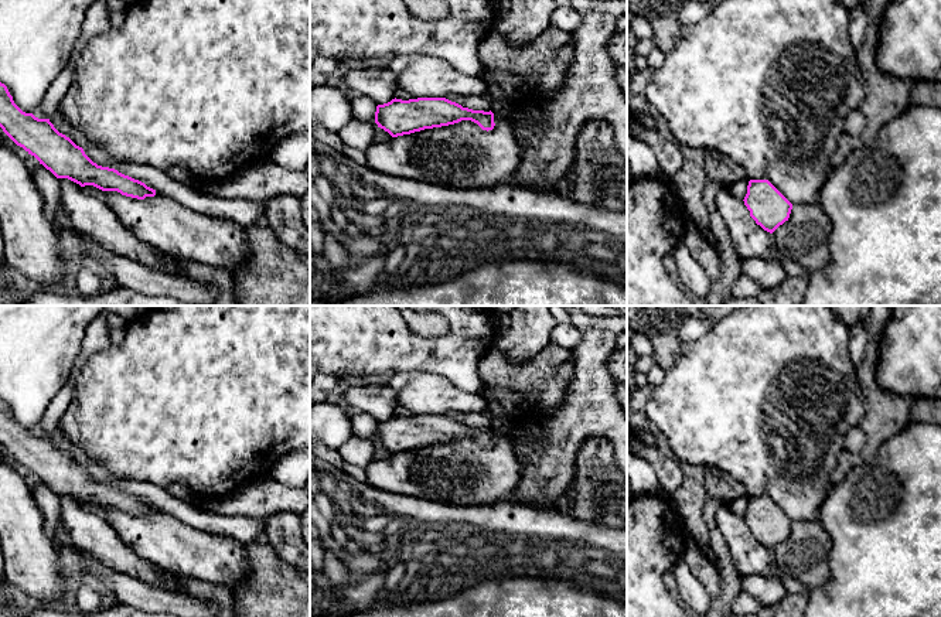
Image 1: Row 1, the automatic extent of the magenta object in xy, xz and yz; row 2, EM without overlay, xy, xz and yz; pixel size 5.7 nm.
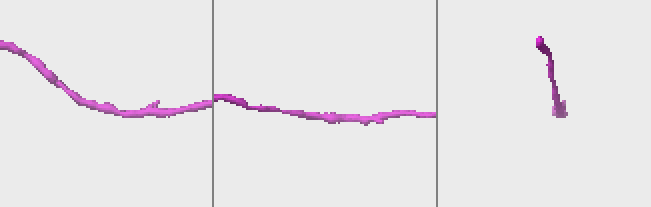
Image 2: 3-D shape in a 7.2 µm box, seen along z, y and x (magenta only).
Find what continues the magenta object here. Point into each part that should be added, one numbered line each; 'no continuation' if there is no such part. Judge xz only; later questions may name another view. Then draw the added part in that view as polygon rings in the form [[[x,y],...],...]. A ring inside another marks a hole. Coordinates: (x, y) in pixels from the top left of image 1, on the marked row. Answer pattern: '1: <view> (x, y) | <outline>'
no continuation

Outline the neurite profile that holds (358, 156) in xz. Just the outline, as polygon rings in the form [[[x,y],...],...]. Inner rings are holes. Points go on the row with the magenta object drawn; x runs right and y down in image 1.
[[[344,146],[341,153],[361,166],[368,164],[366,151],[364,150]]]

